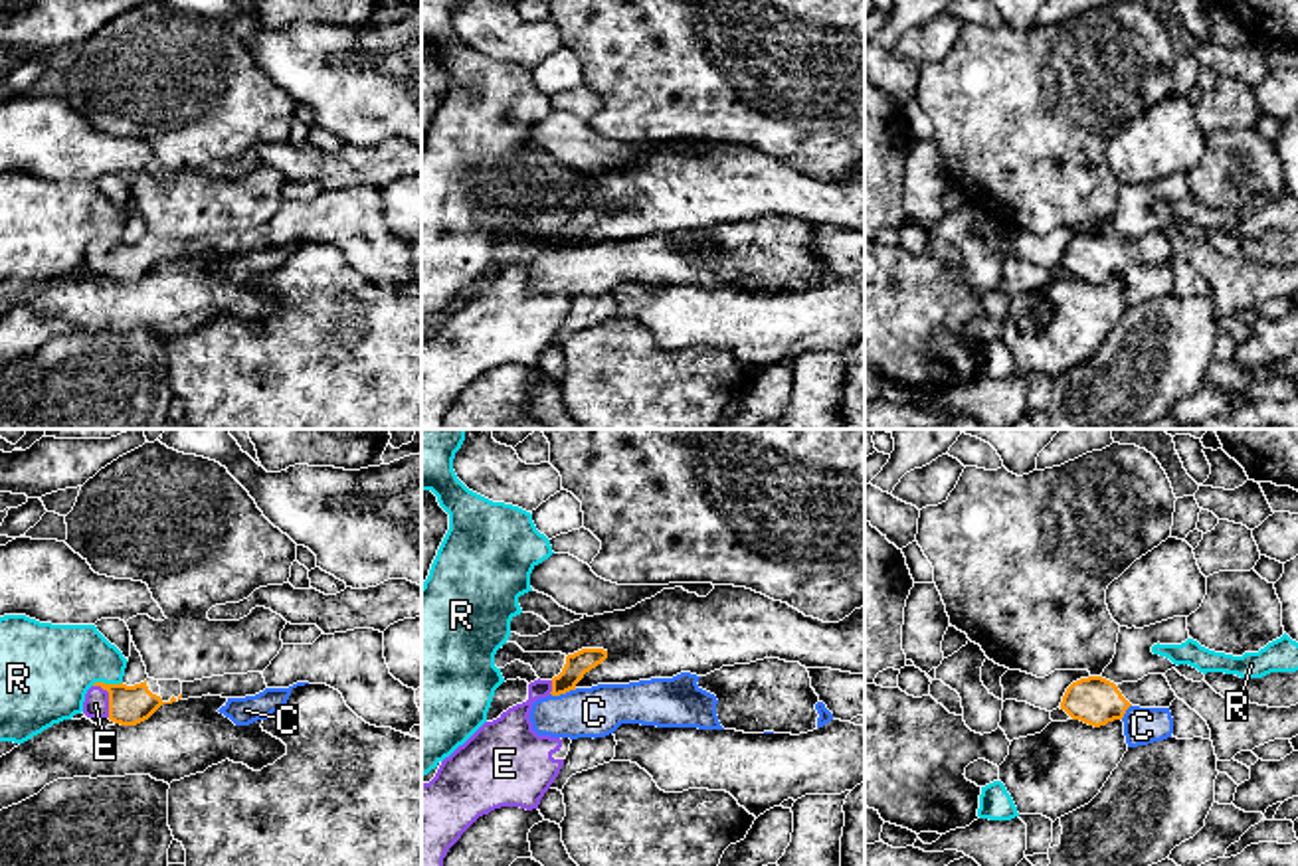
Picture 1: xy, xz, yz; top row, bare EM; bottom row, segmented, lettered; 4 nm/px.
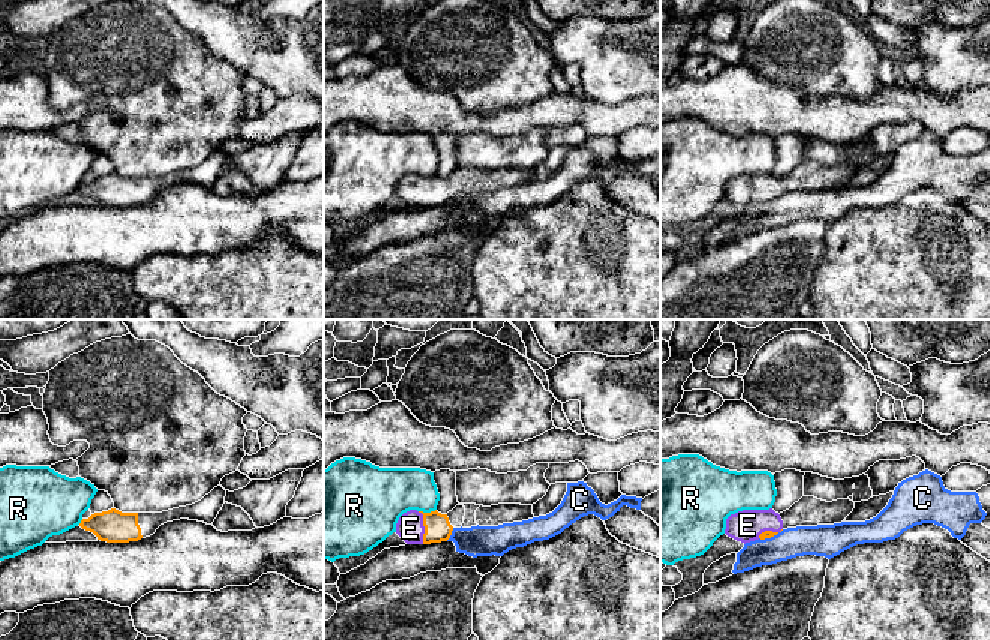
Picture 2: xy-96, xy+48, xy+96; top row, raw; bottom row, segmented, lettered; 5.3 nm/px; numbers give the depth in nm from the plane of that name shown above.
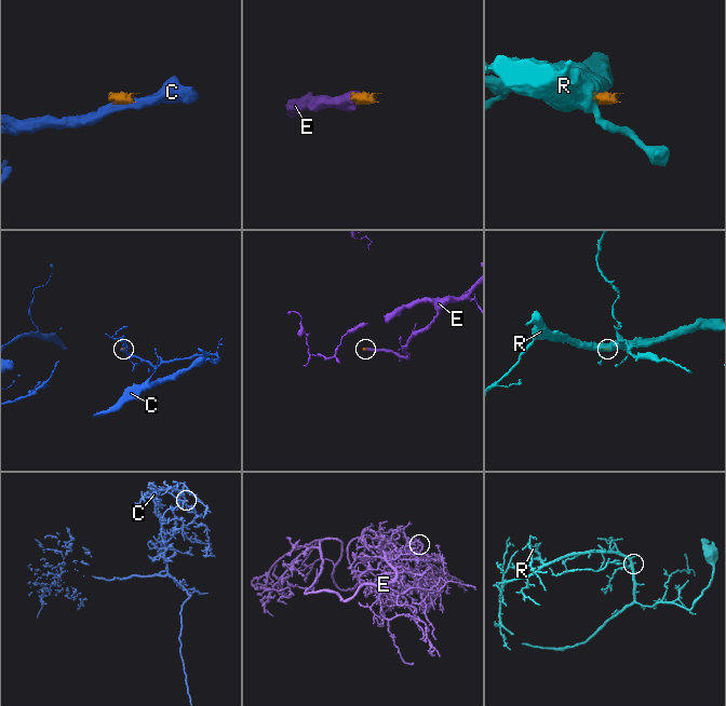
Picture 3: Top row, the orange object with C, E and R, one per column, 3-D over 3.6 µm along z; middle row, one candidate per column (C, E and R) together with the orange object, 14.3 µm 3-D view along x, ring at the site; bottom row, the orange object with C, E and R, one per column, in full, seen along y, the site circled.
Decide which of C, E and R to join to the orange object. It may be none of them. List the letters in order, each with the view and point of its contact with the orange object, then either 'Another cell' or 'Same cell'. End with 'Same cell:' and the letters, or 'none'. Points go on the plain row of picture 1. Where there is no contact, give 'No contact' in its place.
C: Touches orange at xz (562, 250). Another cell
E: Touches orange at xy (109, 256). Same cell
R: Touches orange at xy (103, 240). Another cell
Same cell: E

